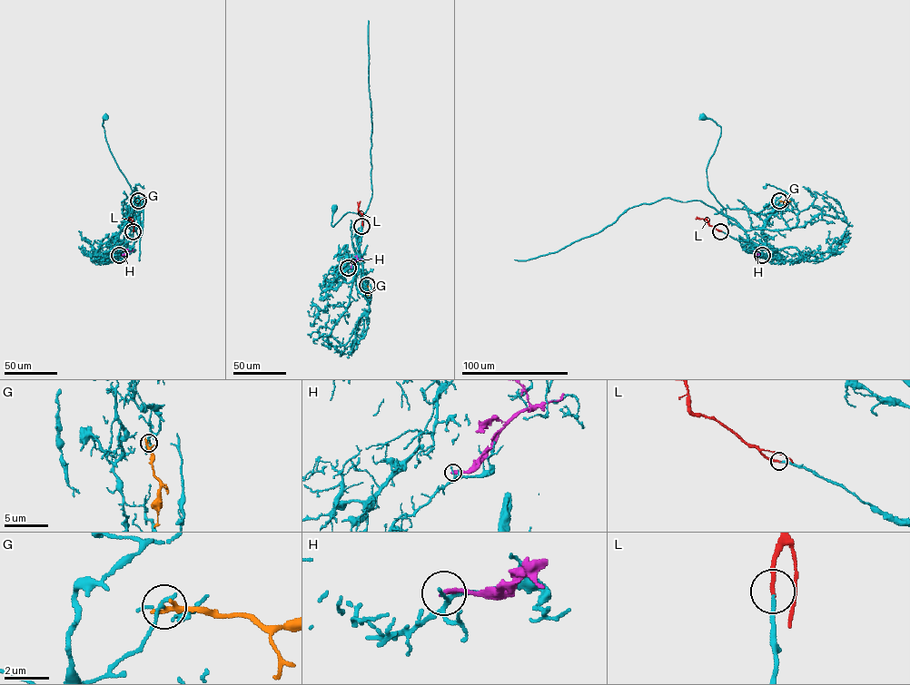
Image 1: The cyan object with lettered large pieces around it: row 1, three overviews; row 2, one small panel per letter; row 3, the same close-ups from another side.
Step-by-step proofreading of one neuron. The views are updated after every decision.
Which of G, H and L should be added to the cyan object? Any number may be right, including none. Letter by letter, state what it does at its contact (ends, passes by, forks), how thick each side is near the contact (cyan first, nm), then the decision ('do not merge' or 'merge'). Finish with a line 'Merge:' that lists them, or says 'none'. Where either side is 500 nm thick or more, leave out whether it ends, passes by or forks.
G: it ends there; 190 nm thick on the cyan side, 300 nm on the other; do not merge
H: it ends there; 140 nm thick on the cyan side, 240 nm on the other; do not merge
L: it ends there; 170 nm thick on the cyan side, 190 nm on the other; merge
Merge: L

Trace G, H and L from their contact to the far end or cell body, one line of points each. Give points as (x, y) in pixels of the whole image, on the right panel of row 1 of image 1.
G: (779, 201), (790, 201)
H: (762, 255), (749, 249)
L: (720, 231), (709, 226), (706, 219), (696, 219)

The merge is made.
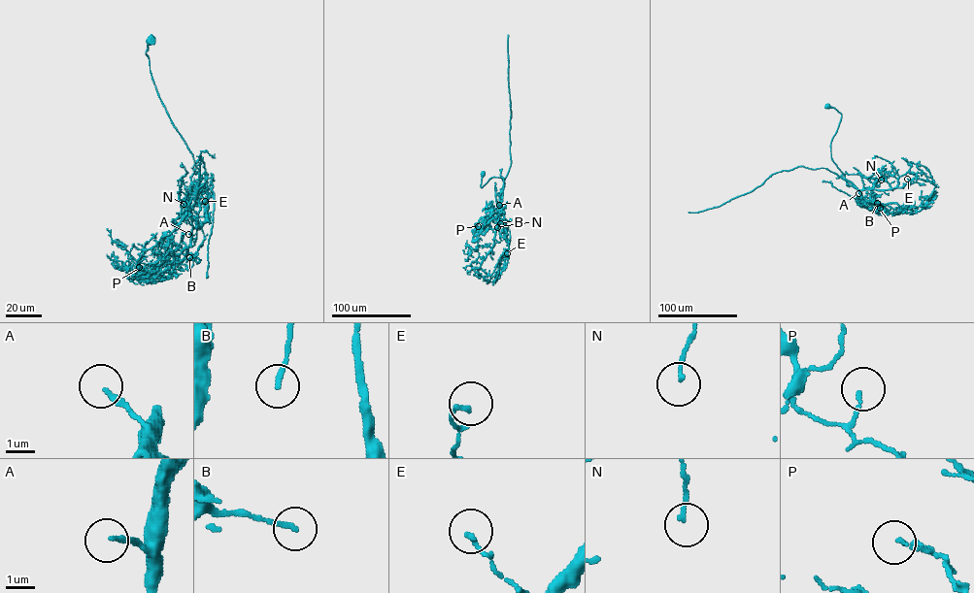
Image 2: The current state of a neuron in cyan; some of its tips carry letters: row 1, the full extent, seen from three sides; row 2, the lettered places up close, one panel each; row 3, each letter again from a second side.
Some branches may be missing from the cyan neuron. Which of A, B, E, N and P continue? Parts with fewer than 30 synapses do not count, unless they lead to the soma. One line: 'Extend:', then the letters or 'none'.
Extend: A, B

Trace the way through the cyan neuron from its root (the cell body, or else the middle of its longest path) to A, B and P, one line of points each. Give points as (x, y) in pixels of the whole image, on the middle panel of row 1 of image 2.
A: (483, 174), (482, 187), (493, 177), (500, 178), (504, 182), (499, 205)
B: (483, 174), (482, 187), (493, 177), (500, 178), (504, 182), (500, 223)
P: (483, 174), (482, 187), (493, 177), (501, 178), (504, 184), (496, 226), (482, 229), (478, 226)

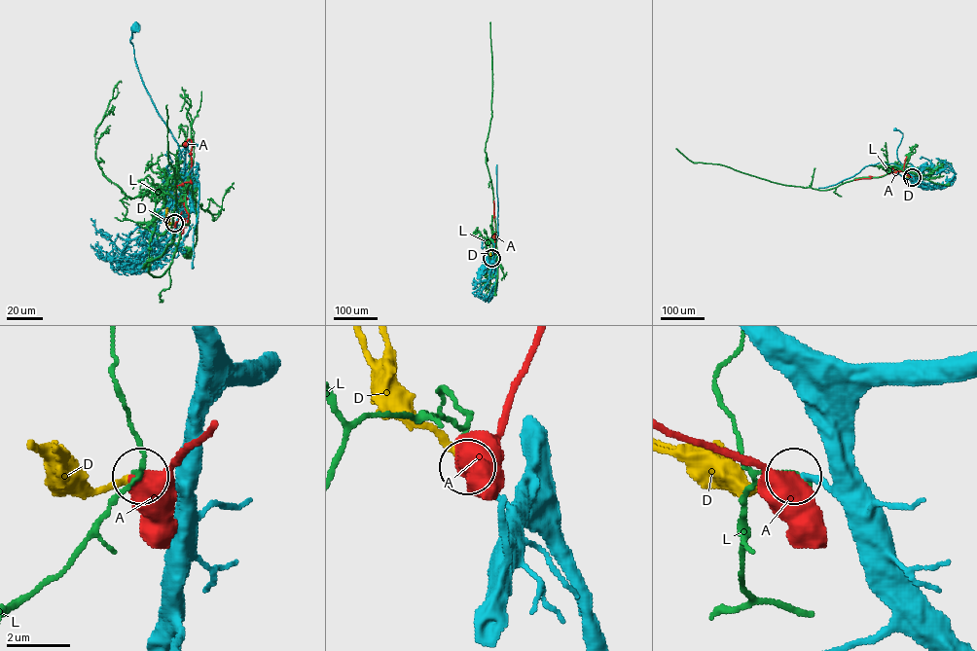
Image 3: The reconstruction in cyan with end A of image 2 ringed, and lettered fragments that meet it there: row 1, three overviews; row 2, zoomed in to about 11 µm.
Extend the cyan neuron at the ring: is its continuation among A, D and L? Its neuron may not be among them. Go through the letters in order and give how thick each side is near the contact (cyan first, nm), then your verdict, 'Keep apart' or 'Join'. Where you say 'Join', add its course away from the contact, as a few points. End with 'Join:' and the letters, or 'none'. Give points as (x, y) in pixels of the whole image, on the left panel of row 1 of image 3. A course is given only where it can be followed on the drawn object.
A: Thickness 200 nm (cyan) against 750 nm. Keep apart
D: Thickness 180 nm (cyan) against 170 nm. Join. Its course: (174, 224), (165, 221), (166, 207)
L: Thickness 220 nm (cyan) against 130 nm. Keep apart
Join: D

